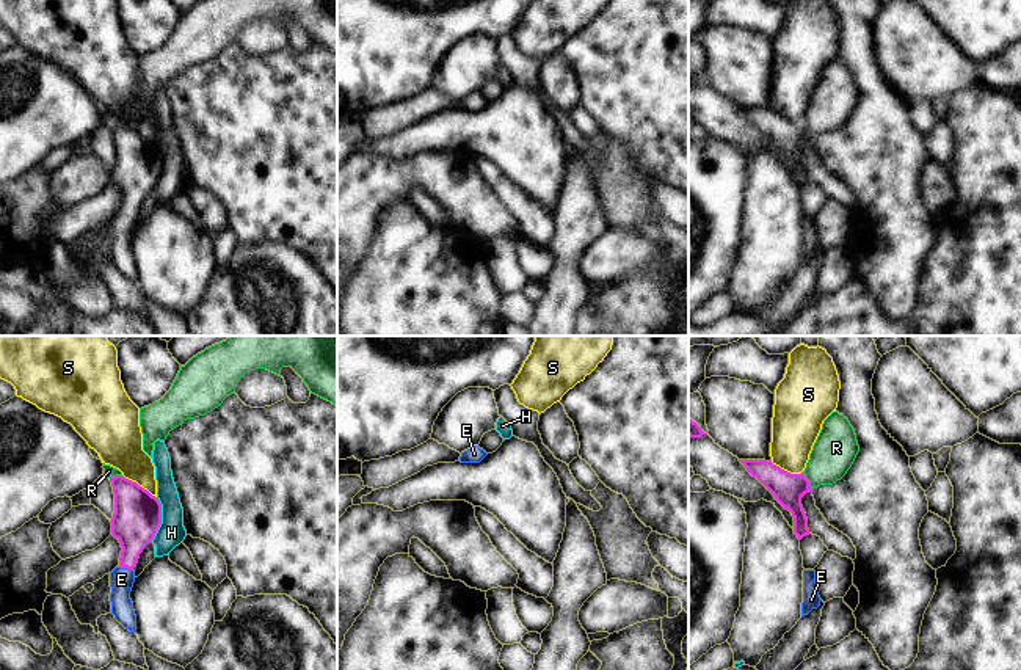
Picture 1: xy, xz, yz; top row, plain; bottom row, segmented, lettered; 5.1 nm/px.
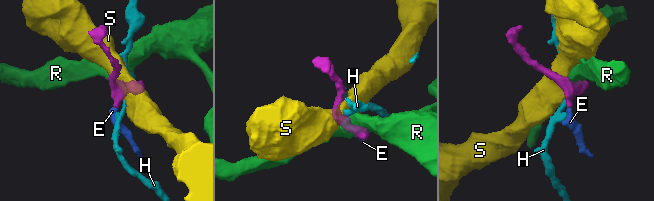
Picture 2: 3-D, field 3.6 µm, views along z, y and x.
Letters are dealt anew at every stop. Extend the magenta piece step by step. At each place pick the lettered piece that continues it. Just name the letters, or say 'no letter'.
E

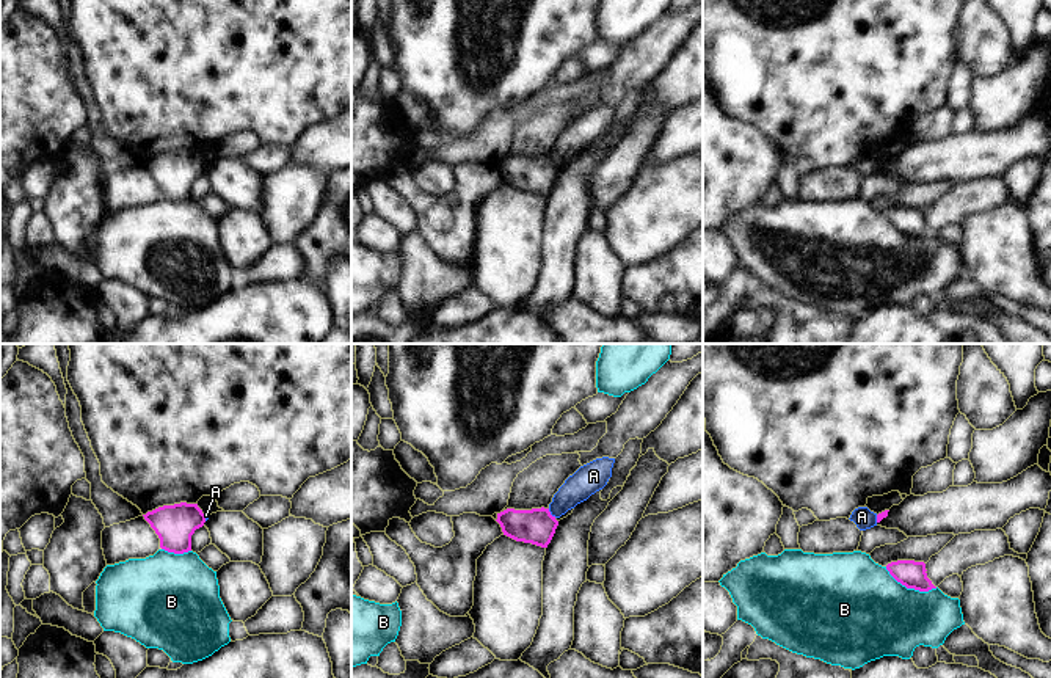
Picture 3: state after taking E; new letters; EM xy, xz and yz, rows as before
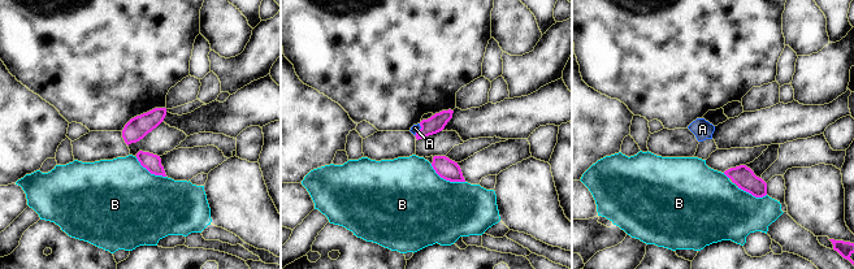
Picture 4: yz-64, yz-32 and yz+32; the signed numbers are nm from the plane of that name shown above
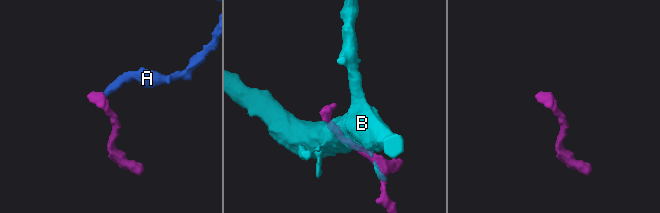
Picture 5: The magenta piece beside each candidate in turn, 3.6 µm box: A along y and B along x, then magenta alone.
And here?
no letter

